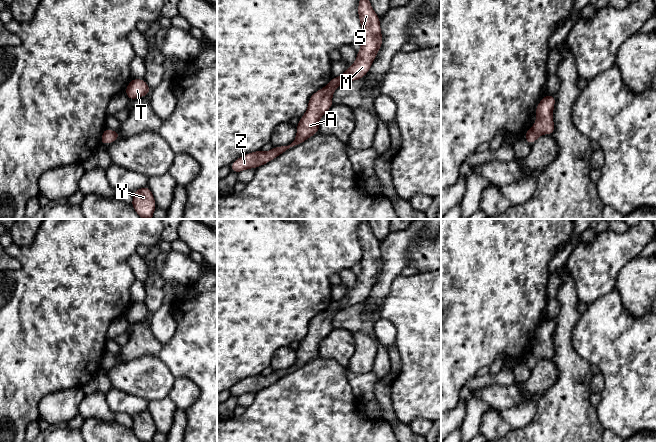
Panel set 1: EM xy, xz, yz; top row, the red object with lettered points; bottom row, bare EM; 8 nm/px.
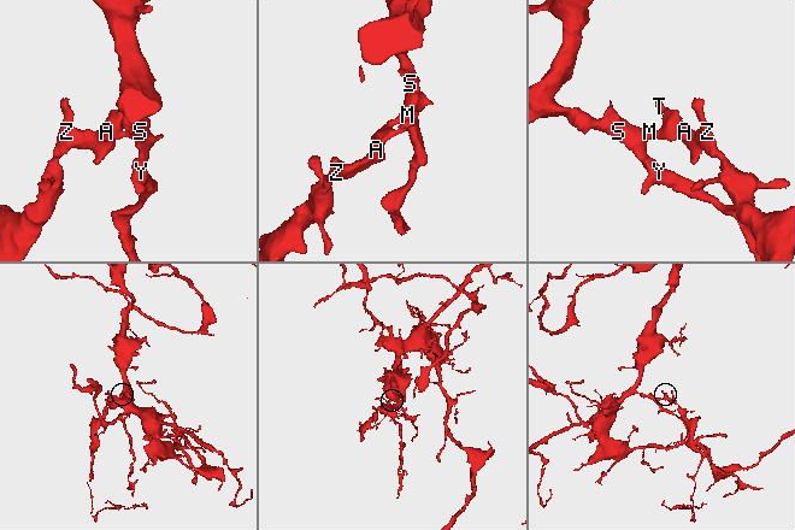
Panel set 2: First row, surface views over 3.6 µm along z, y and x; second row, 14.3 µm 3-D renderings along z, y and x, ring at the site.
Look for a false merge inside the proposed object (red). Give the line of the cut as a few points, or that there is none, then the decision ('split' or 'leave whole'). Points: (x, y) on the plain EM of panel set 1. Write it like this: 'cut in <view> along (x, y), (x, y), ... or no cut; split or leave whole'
no cut; leave whole

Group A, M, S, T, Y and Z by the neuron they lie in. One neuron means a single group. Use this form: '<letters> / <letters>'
A M S T Y Z

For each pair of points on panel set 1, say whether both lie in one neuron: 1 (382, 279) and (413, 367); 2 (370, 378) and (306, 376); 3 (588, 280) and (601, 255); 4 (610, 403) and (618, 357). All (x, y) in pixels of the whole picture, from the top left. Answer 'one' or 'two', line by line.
1: two
2: two
3: one
4: one

